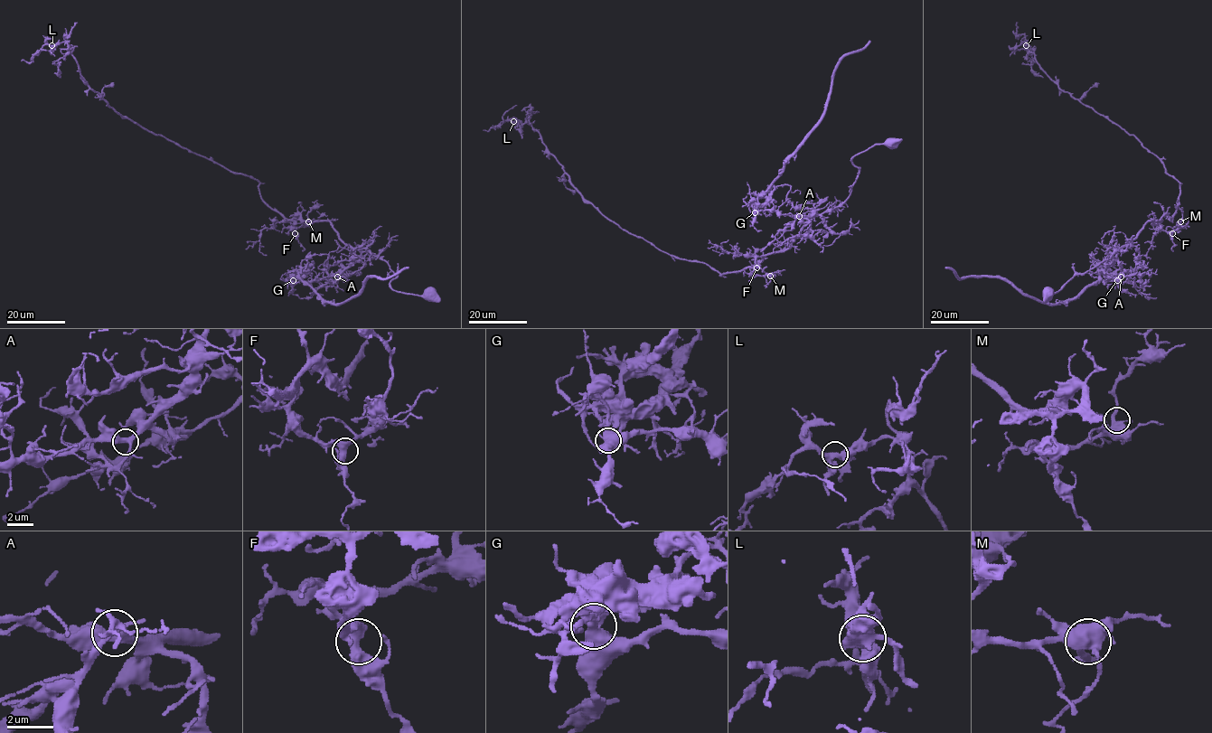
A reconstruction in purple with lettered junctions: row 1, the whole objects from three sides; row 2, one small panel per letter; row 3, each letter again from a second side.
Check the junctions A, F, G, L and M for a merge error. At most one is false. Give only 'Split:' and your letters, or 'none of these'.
Split: G

